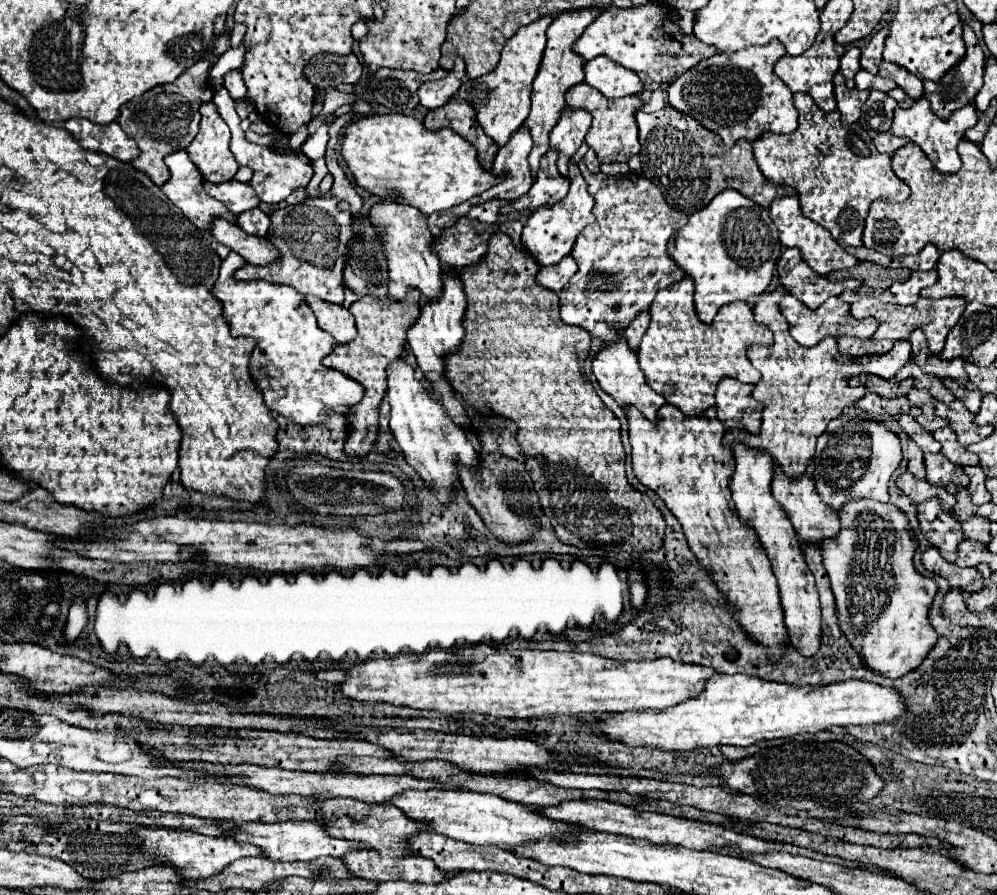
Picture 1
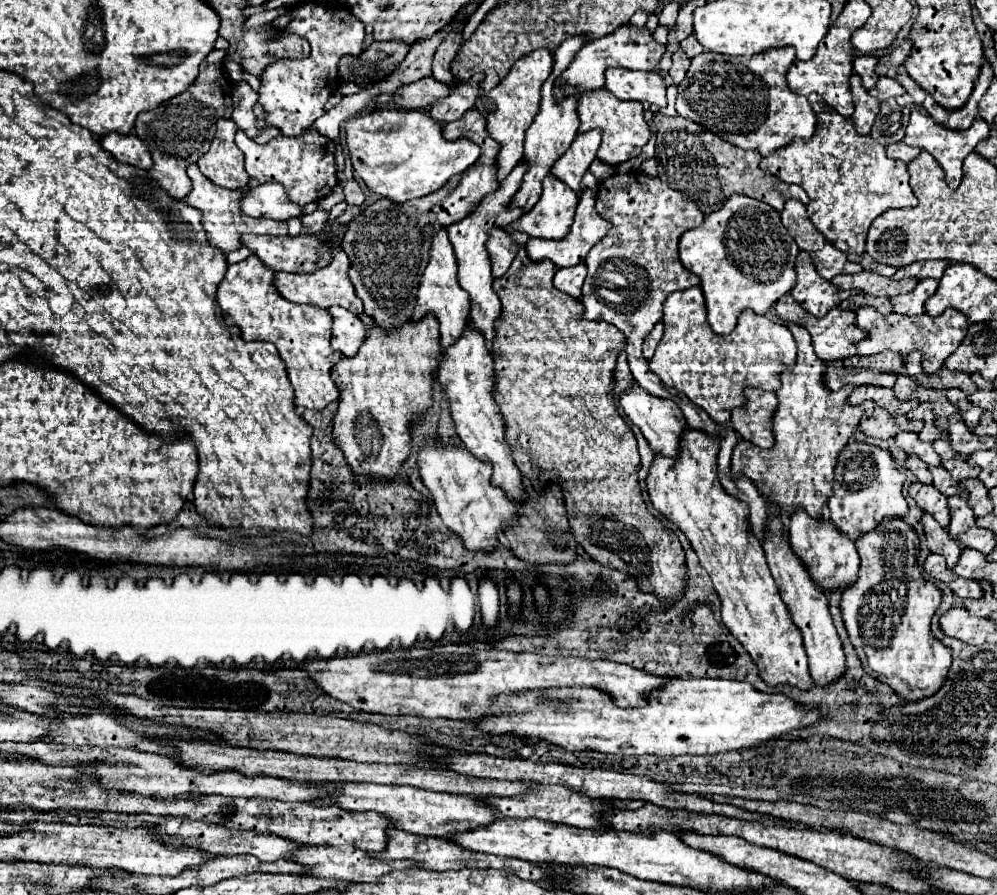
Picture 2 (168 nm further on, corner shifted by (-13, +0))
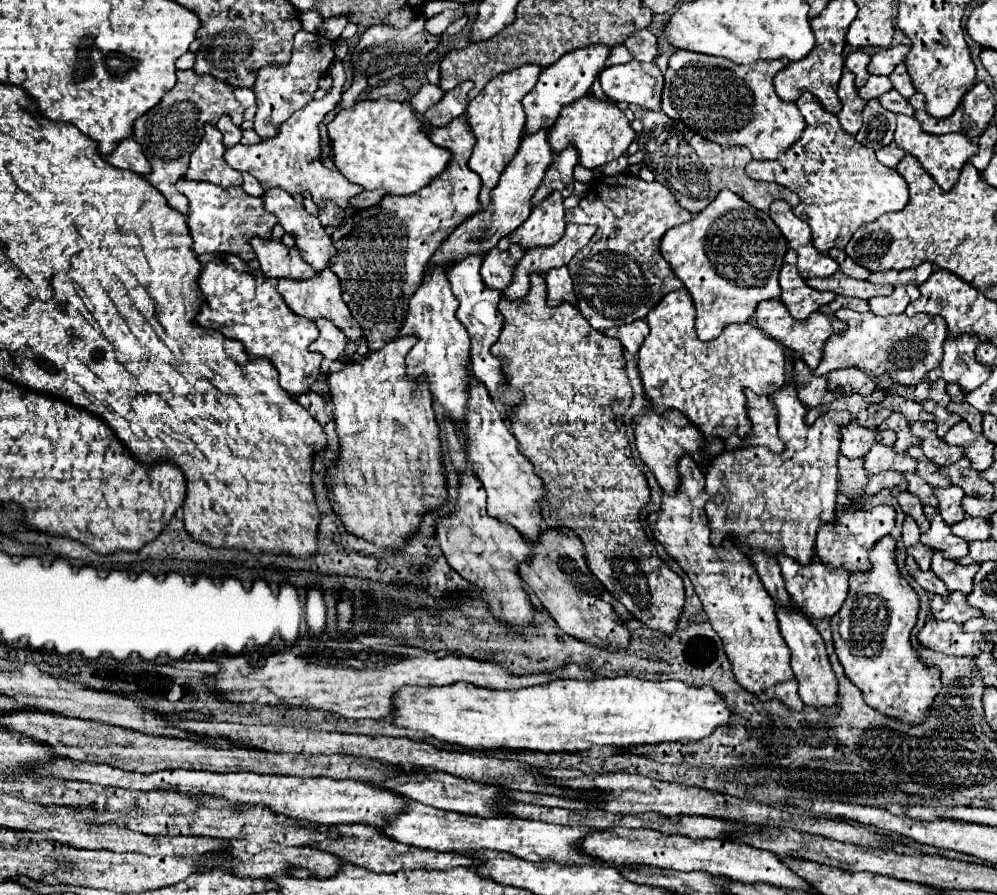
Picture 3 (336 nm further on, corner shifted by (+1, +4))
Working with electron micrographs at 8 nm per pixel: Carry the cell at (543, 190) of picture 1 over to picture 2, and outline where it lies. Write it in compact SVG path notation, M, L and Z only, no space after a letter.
M548 174L542 182L542 198L522 214L518 222L512 222L506 230L520 230L536 238L560 240L568 234L578 196L562 180Z

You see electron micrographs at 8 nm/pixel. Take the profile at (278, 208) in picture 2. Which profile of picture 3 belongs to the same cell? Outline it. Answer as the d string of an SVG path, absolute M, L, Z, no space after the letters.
M272 188L272 190L266 190L266 194L262 196L264 198L264 208L272 214L276 214L278 222L282 224L282 228L286 230L286 234L292 234L296 238L296 248L300 250L302 258L314 268L314 272L322 272L326 268L330 268L330 262L332 262L332 254L336 254L336 246L332 246L332 240L328 236L328 232L320 226L318 218L308 214L304 210L304 206L300 202L296 202L286 190L282 188Z

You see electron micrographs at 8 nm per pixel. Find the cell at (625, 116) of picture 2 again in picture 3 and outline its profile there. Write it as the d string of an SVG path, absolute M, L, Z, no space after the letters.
M586 94L584 98L568 104L562 108L558 120L548 130L548 144L552 146L554 154L560 154L566 146L574 146L578 150L578 164L584 168L598 168L616 158L620 158L630 142L634 140L634 130L630 128L624 112L618 110L612 102L596 100L594 96Z

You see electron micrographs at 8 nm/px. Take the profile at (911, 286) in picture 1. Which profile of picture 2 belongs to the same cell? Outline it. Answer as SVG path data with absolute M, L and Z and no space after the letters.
M924 278L922 282L918 282L918 286L902 296L894 296L890 298L894 312L898 314L906 314L906 316L916 316L924 312L924 302L938 290L938 282L934 282L934 278Z

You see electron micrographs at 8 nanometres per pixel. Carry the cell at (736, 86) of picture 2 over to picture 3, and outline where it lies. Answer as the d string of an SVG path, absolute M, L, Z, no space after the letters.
M678 50L668 60L668 70L664 72L664 94L662 94L662 110L672 120L684 122L688 128L696 130L702 138L716 142L720 146L746 146L754 160L776 160L784 150L794 146L800 140L800 134L806 126L798 106L794 102L784 102L776 96L772 78L788 66L788 60L766 60L758 64L734 64L726 58L696 54Z

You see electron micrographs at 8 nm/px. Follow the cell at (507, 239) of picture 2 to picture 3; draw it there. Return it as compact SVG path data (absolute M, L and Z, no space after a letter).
M512 244L508 252L500 252L498 248L490 250L482 262L482 282L492 290L506 290L512 284L514 268L522 256L524 250L518 244Z

